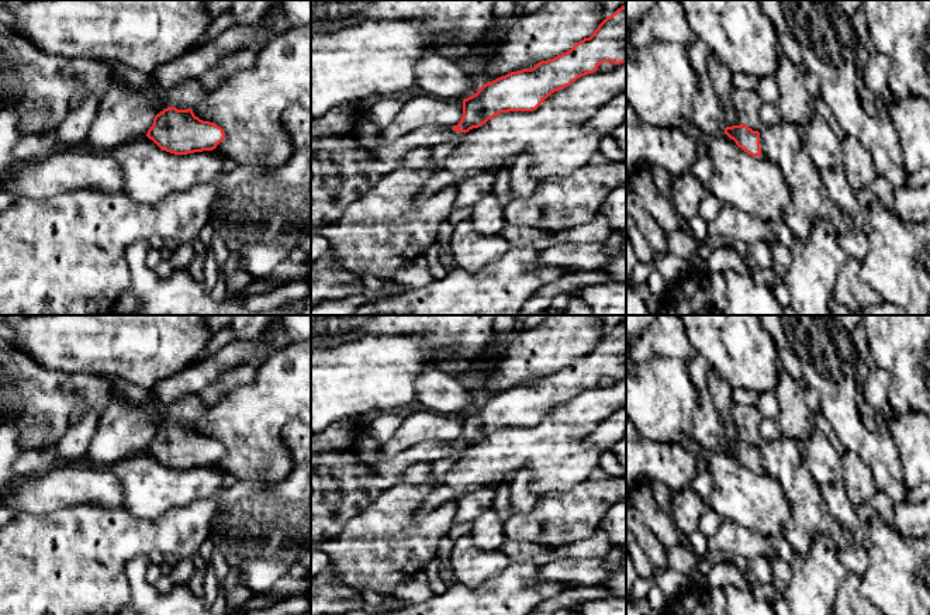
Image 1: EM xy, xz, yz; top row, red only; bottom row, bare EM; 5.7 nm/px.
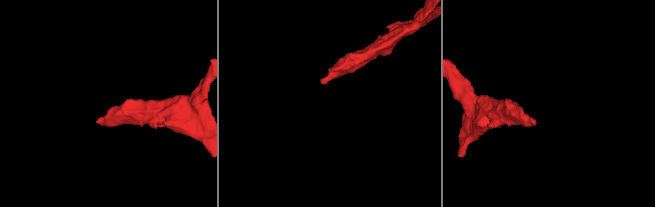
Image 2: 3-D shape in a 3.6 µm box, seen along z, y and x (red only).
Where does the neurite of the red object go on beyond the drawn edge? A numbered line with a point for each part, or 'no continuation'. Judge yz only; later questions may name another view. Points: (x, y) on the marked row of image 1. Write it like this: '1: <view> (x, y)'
1: yz (747, 104)

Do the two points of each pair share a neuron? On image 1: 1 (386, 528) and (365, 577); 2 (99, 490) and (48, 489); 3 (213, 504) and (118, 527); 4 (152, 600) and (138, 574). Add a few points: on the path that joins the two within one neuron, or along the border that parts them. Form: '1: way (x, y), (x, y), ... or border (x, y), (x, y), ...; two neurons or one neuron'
1: way (380, 541), (377, 555), (367, 565); one neuron
2: way (86, 489), (61, 489); one neuron
3: way (189, 525), (182, 531), (142, 531); one neuron
4: way (147, 594), (139, 587), (138, 580); one neuron

